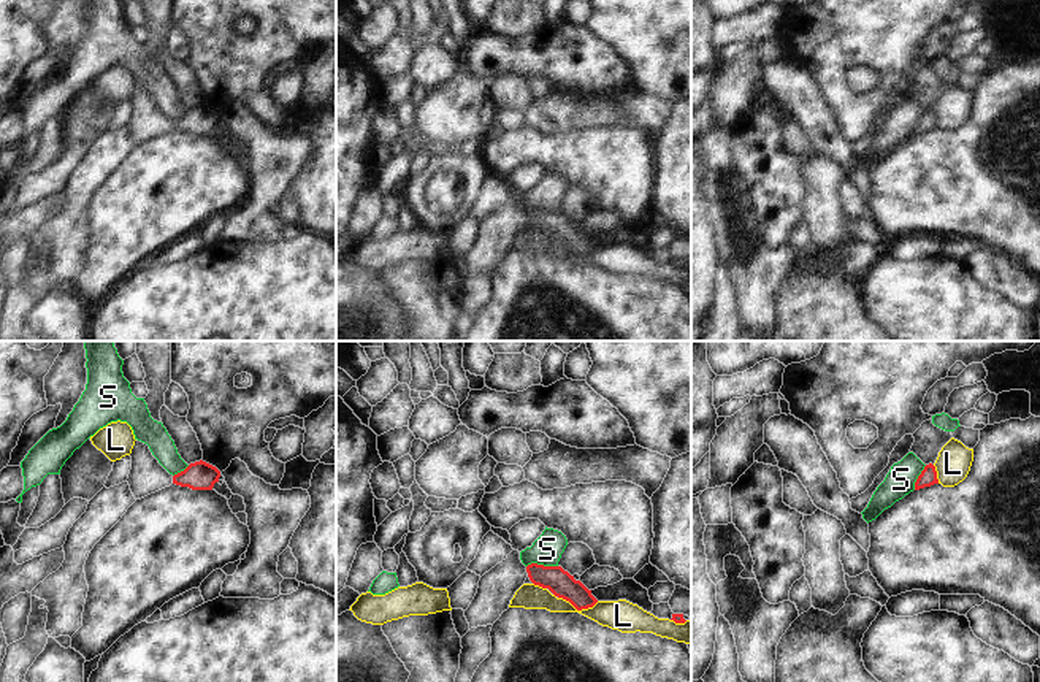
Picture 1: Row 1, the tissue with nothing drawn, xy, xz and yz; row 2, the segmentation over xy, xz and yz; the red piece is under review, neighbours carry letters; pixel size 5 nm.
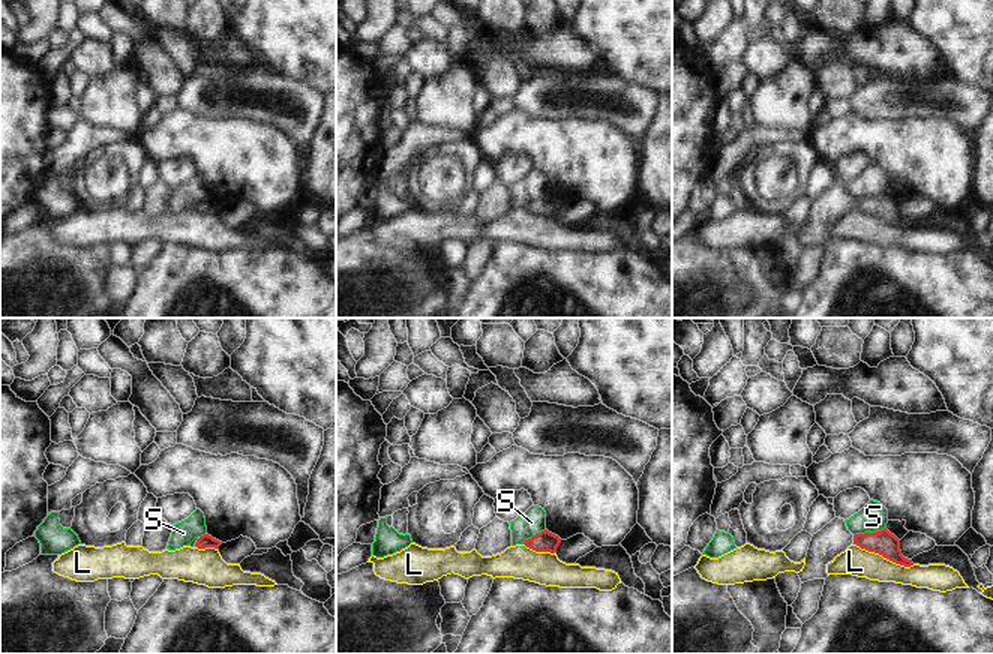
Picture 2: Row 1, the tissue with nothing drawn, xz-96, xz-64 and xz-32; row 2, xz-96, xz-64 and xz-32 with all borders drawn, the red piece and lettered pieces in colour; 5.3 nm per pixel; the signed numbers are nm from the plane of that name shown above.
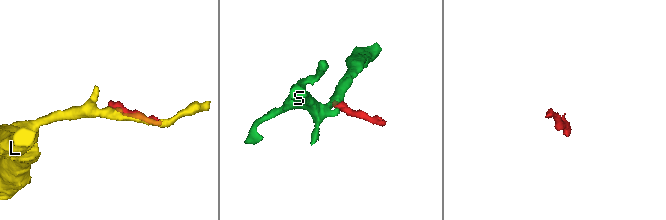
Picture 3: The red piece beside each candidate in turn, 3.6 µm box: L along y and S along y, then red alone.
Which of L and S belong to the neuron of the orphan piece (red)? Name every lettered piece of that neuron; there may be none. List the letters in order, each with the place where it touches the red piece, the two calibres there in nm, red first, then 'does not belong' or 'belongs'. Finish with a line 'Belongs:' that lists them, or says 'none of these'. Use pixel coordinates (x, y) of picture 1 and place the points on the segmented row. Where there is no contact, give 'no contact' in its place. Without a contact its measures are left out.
L: xz (579, 609) | 140/160 nm | does not belong
S: xz (541, 565) | 140/150 nm | does not belong
Belongs: none of these

